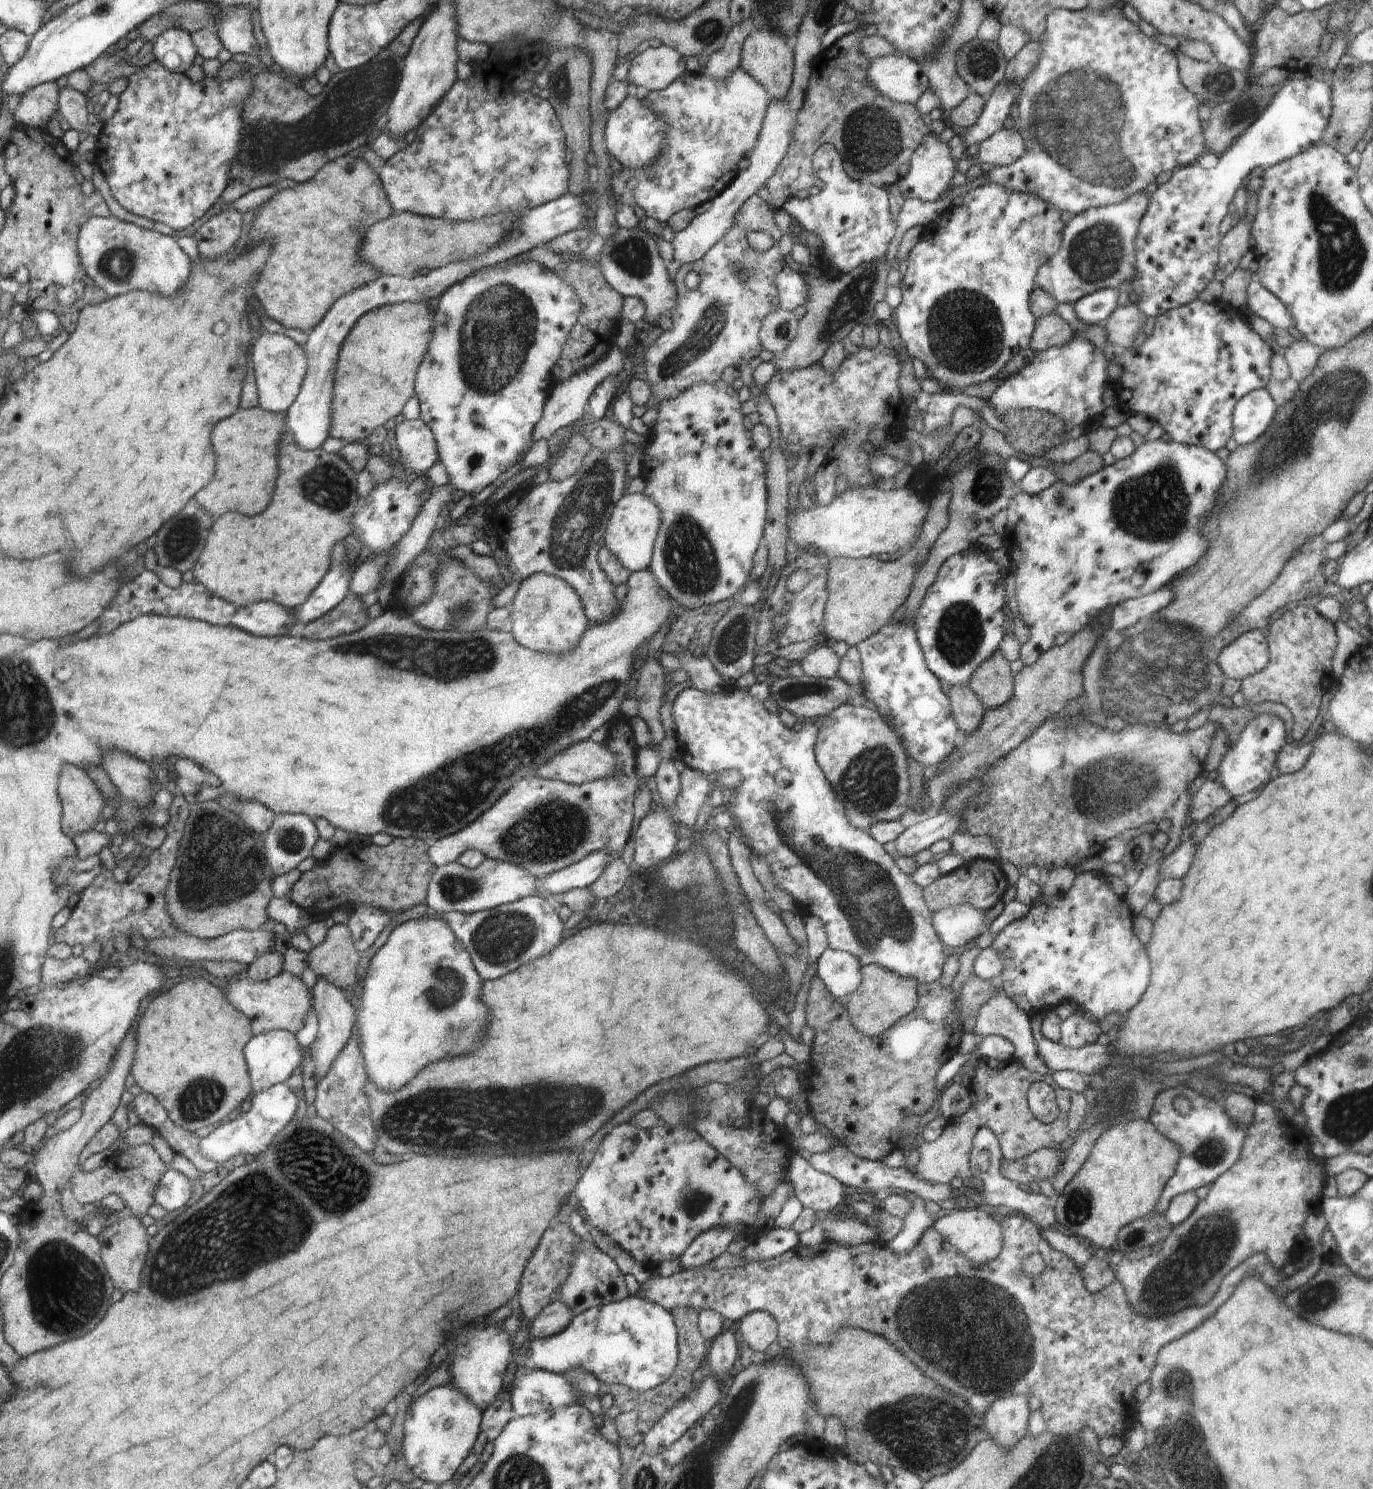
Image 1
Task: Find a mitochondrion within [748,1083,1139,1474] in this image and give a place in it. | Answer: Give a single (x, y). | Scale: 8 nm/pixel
(968, 1332)

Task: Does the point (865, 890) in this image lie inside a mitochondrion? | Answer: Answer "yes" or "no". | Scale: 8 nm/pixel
yes

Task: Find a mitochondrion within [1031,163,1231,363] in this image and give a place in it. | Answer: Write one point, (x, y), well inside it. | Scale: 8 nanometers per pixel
(1098, 252)

